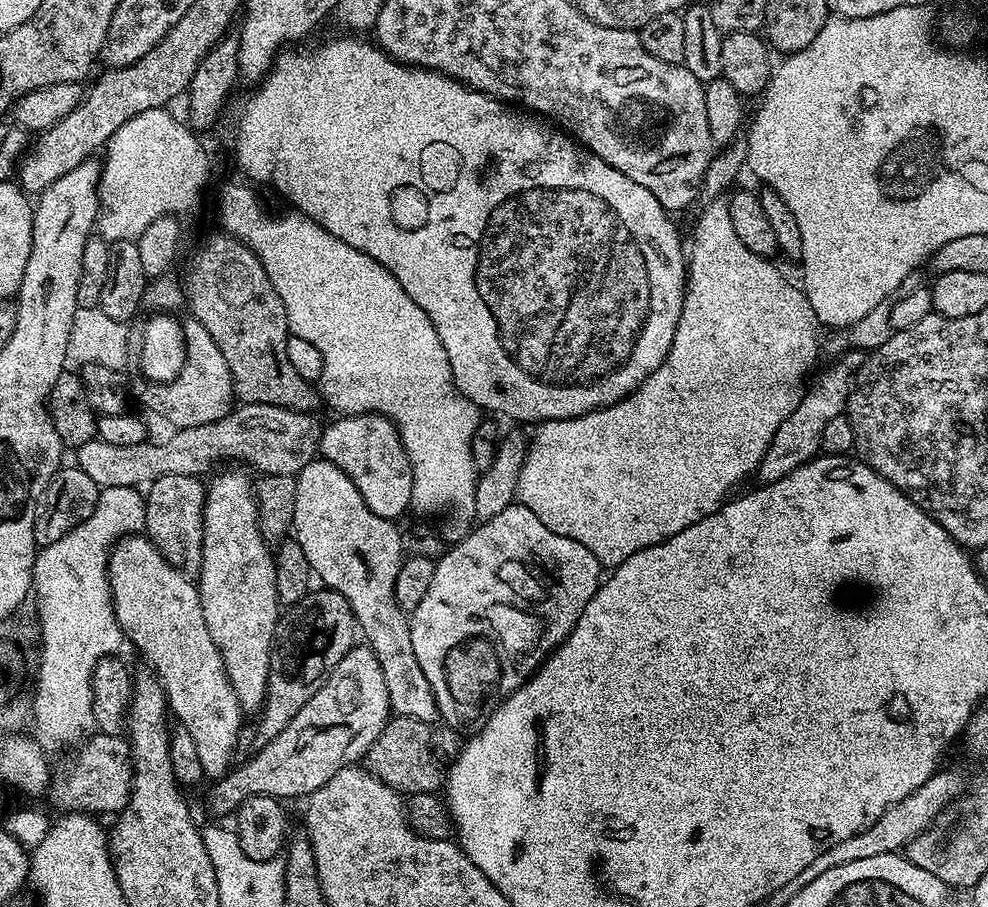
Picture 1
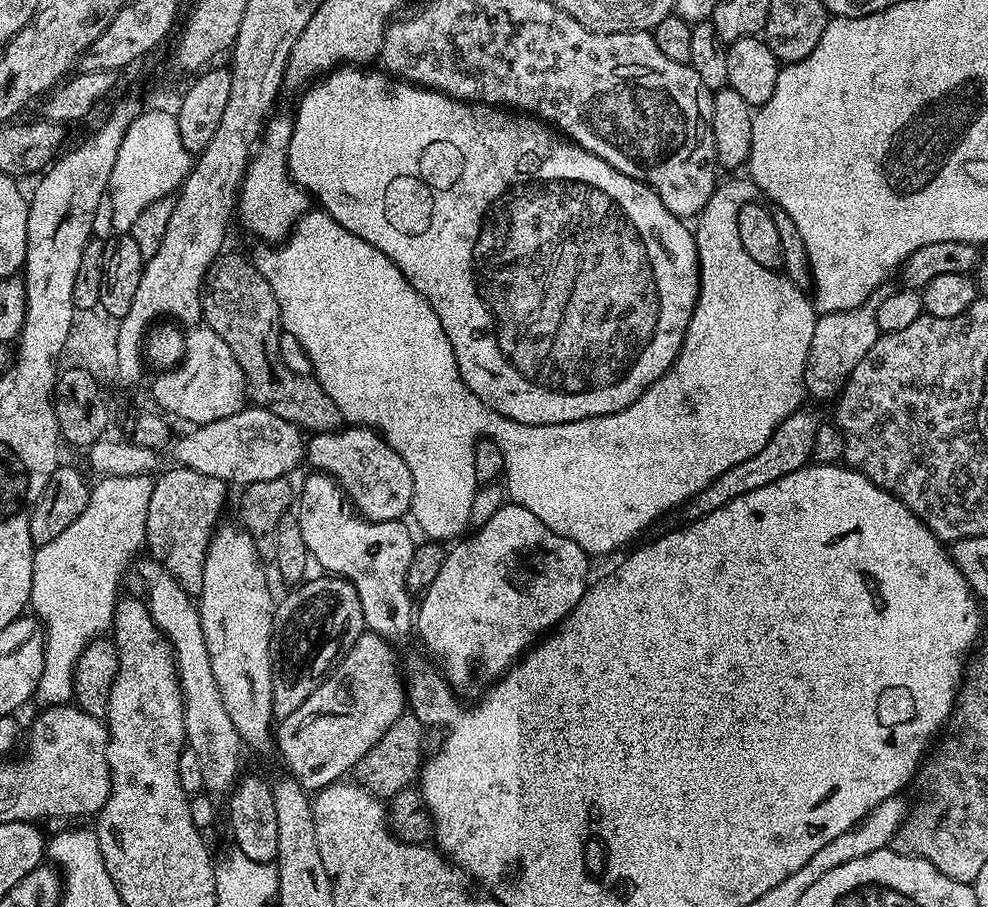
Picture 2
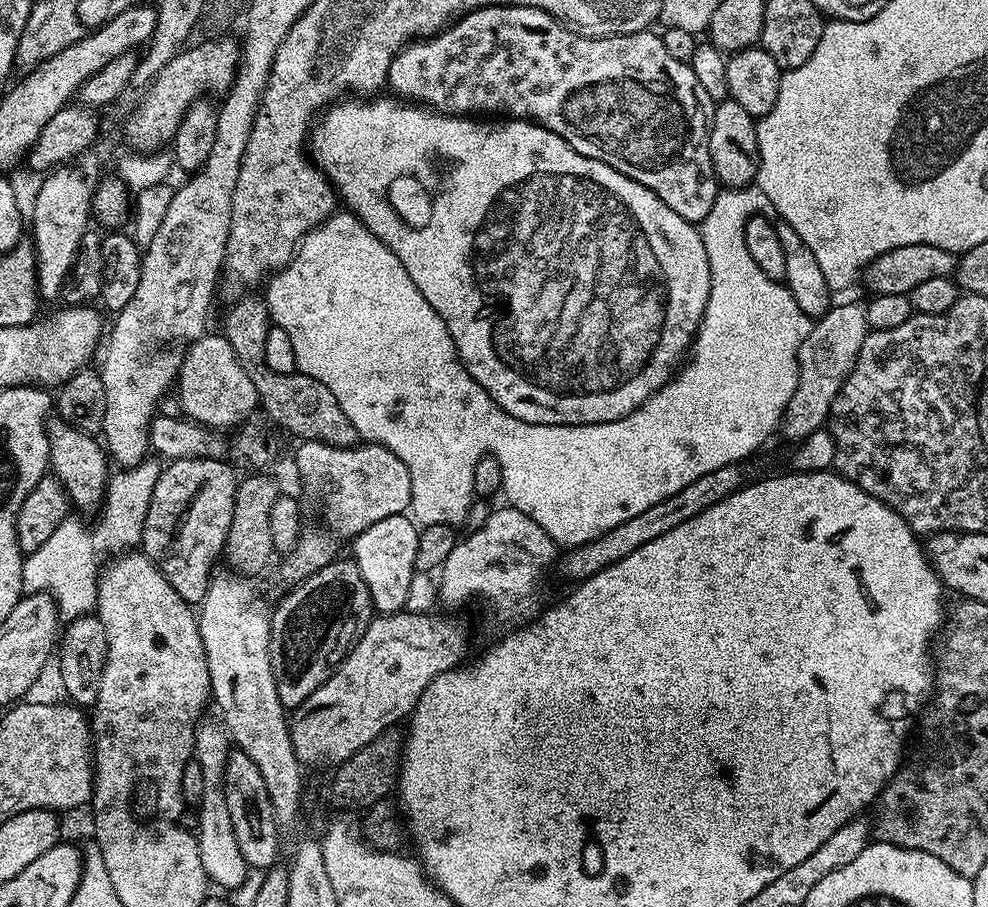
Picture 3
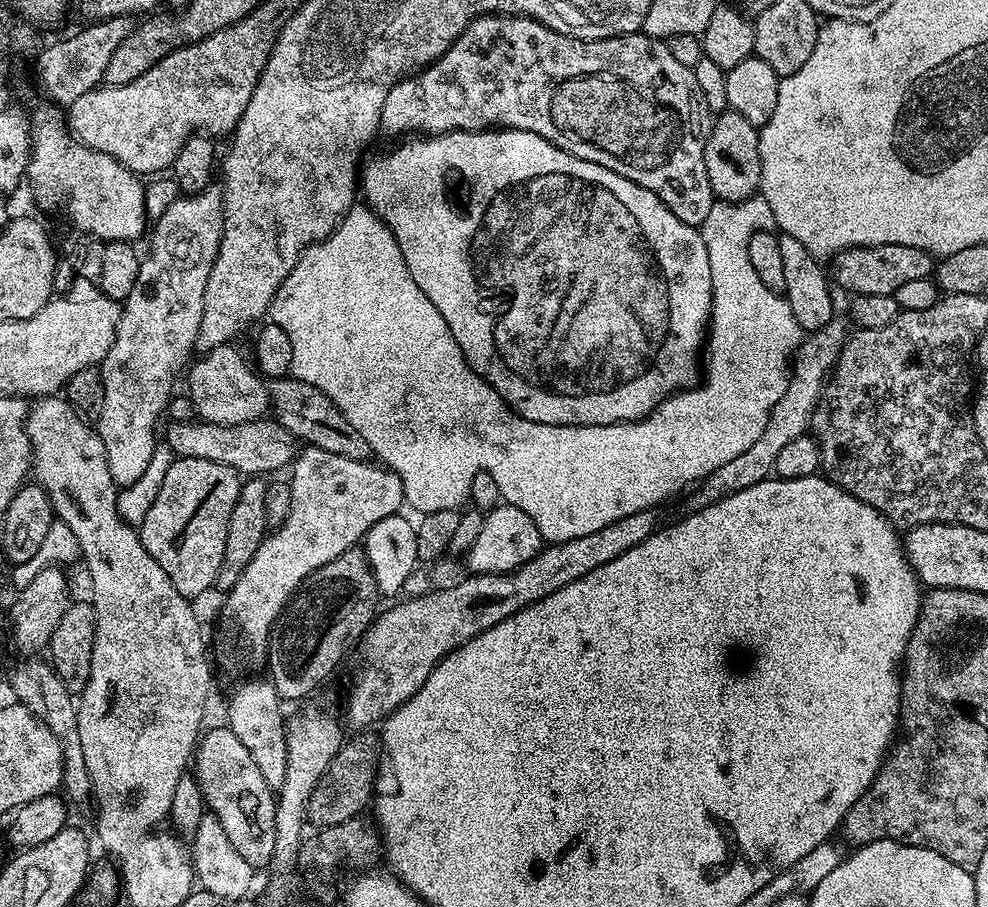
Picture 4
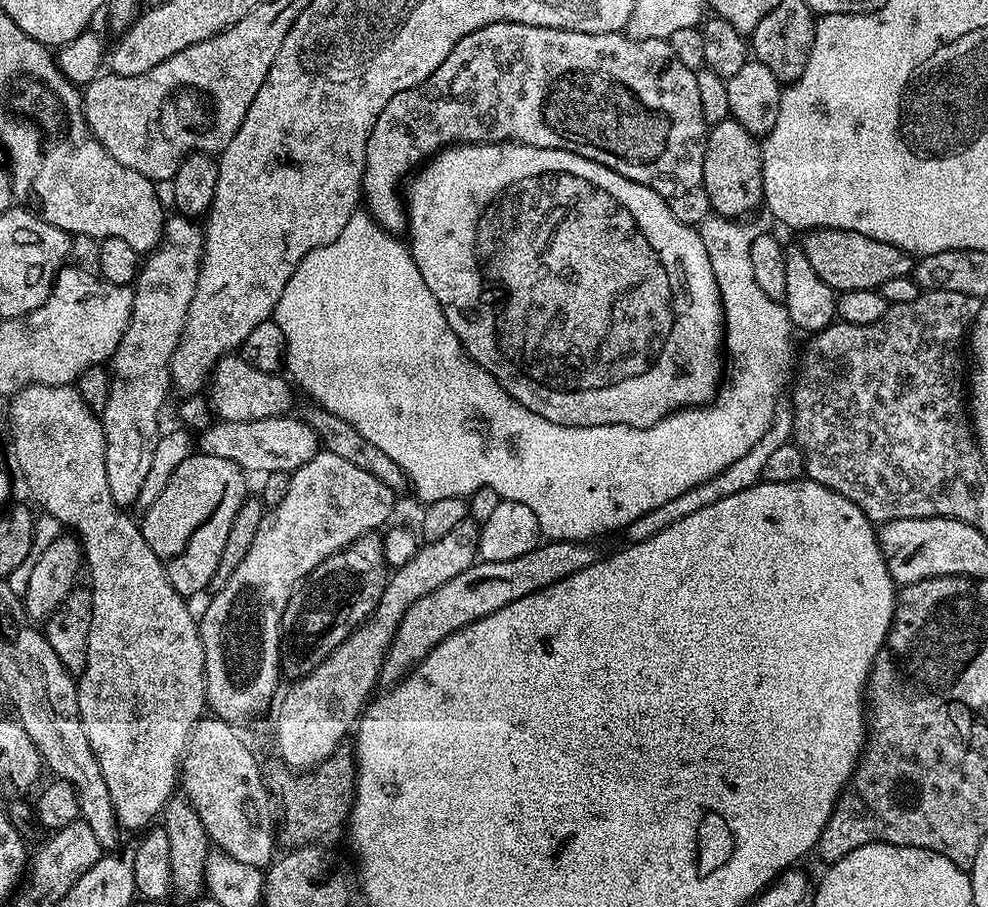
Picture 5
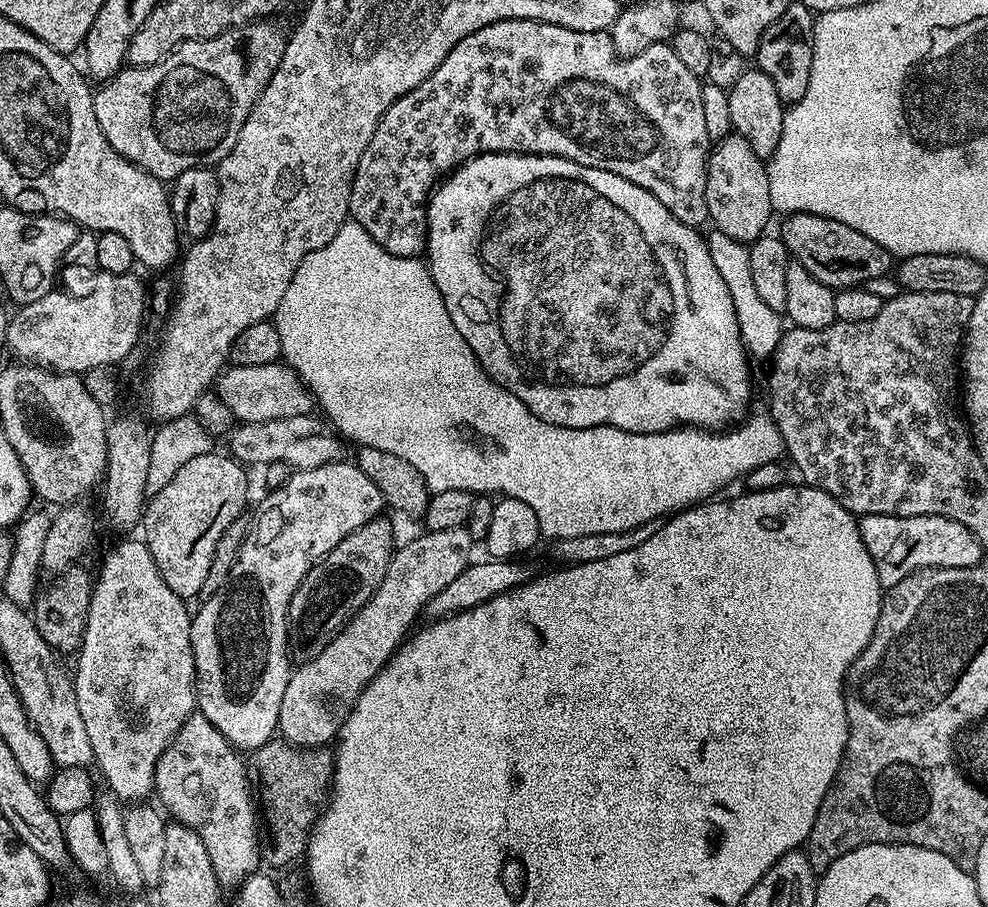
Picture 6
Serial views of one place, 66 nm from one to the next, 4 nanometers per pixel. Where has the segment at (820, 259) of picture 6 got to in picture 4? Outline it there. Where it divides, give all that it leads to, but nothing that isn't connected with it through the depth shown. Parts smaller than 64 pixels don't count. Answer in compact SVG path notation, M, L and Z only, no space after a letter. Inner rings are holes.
M877 244L863 248L846 248L831 257L830 276L837 285L848 291L848 294L865 296L866 294L886 294L895 296L898 286L906 282L915 282L918 278L929 278L934 272L934 257L931 252L918 250L918 246L902 246L901 244Z

